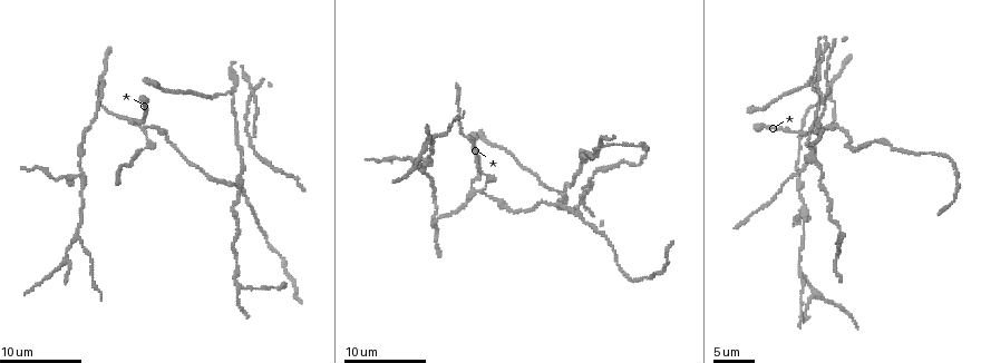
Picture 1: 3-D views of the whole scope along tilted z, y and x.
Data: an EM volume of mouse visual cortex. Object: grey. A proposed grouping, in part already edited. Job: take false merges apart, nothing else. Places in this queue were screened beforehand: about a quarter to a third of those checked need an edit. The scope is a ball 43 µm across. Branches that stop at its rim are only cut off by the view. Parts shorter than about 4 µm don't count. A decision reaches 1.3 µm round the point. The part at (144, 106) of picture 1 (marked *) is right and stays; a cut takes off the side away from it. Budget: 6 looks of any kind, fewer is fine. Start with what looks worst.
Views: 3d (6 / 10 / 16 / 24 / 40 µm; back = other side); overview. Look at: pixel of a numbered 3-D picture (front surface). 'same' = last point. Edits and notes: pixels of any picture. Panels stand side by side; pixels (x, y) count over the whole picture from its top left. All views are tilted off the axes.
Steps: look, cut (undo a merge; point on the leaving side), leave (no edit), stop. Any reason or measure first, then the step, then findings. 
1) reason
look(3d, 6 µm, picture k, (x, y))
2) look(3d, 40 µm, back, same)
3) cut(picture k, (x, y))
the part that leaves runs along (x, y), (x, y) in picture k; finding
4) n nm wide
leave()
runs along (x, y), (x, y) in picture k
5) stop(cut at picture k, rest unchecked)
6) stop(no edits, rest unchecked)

four arms meet
look(3d, 16 µm, picture 1, (140, 125))

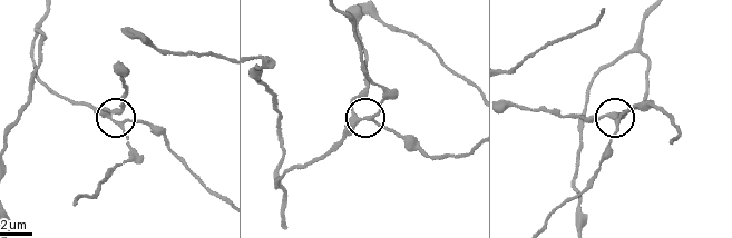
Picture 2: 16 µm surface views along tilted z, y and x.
270 nm wide
leave()
runs along (529, 108), (621, 119), (637, 103) in picture 2; continuous, no second cell

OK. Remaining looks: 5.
side arm on a straight run
look(3d, 10 µm, picture 1, (589, 185))

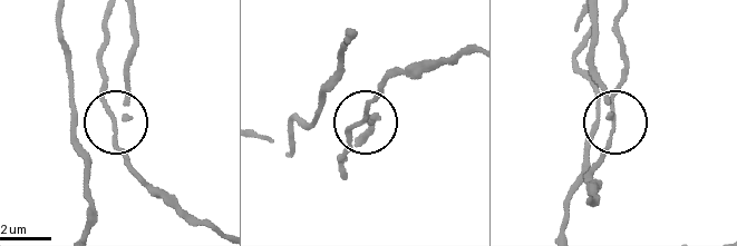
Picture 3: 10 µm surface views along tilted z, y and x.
look(3d, 10 µm, back, picture 3, (110, 117))

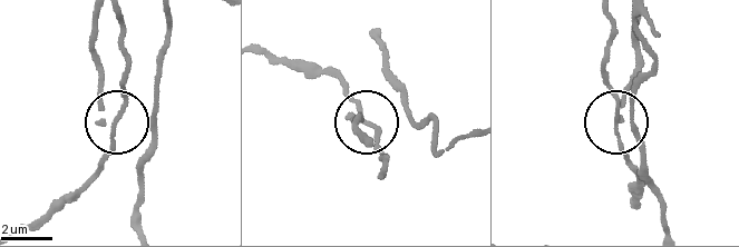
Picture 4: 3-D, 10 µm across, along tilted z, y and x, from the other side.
120 nm wide
leave()
runs along (96, 17), (94, 63), (110, 122), (123, 101), (125, 53) in picture 4; all the same cell

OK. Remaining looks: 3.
three arms meet
look(3d, 6 µm, picture 1, (81, 179))

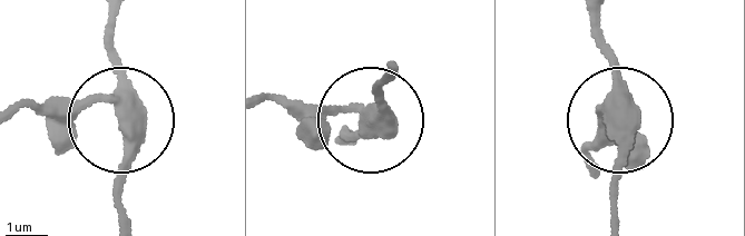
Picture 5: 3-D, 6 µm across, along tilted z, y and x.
360 nm wide
cut(picture 5, (57, 101))
the part that leaves runs along (120, 100), (18, 105) in picture 5; a second cell is stuck on

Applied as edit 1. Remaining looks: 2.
stop(cut at picture 5, rest unchecked)

